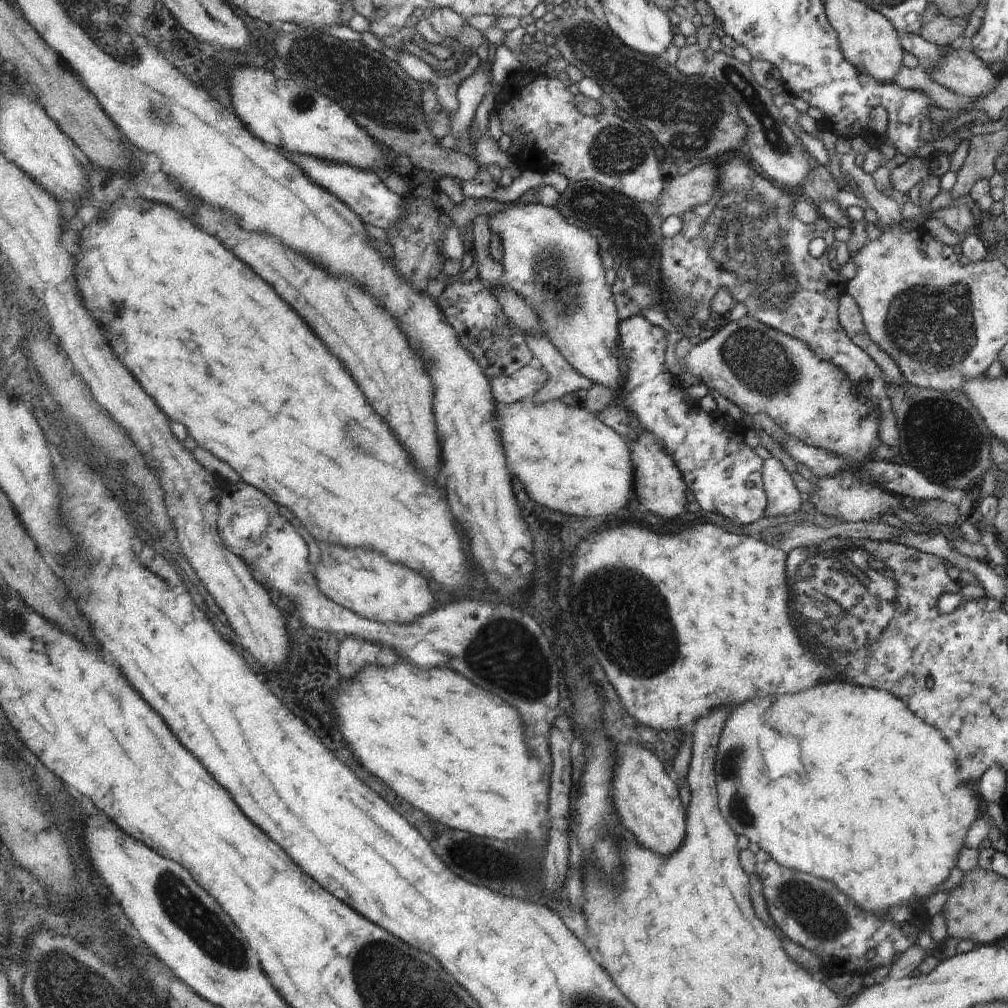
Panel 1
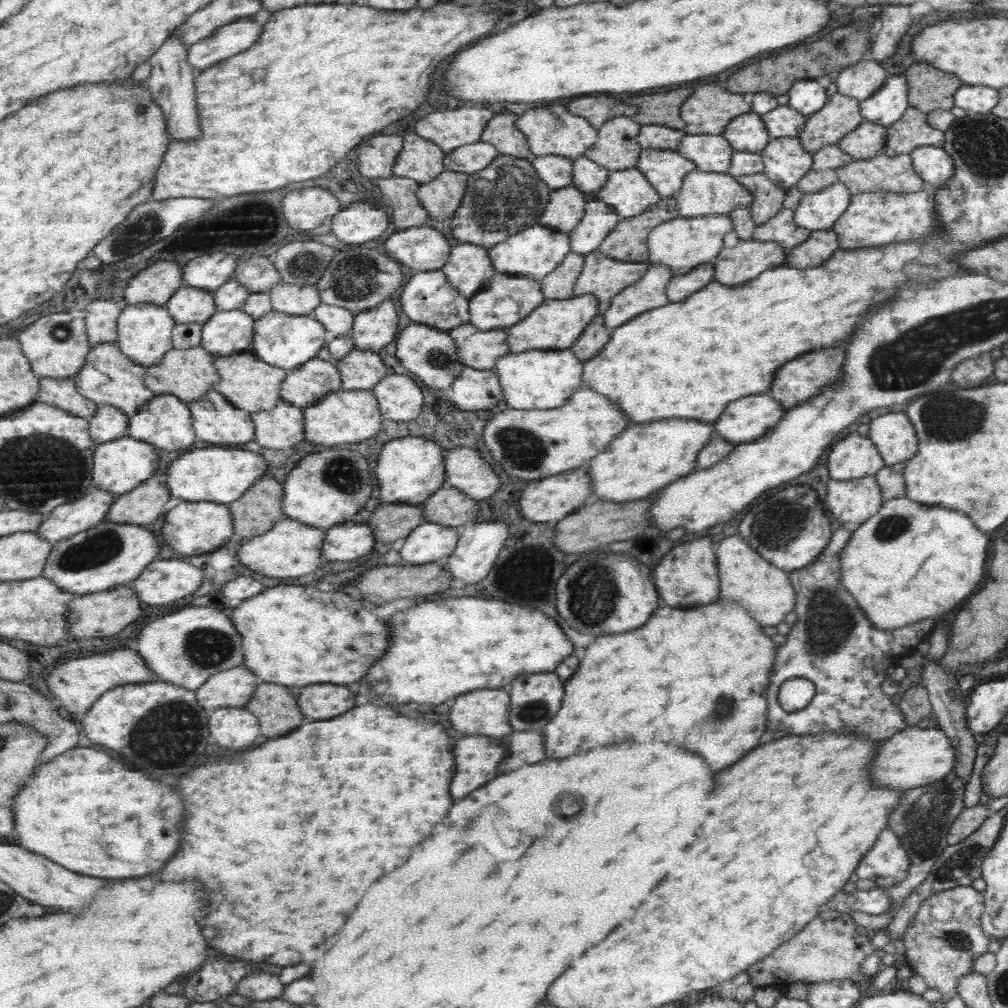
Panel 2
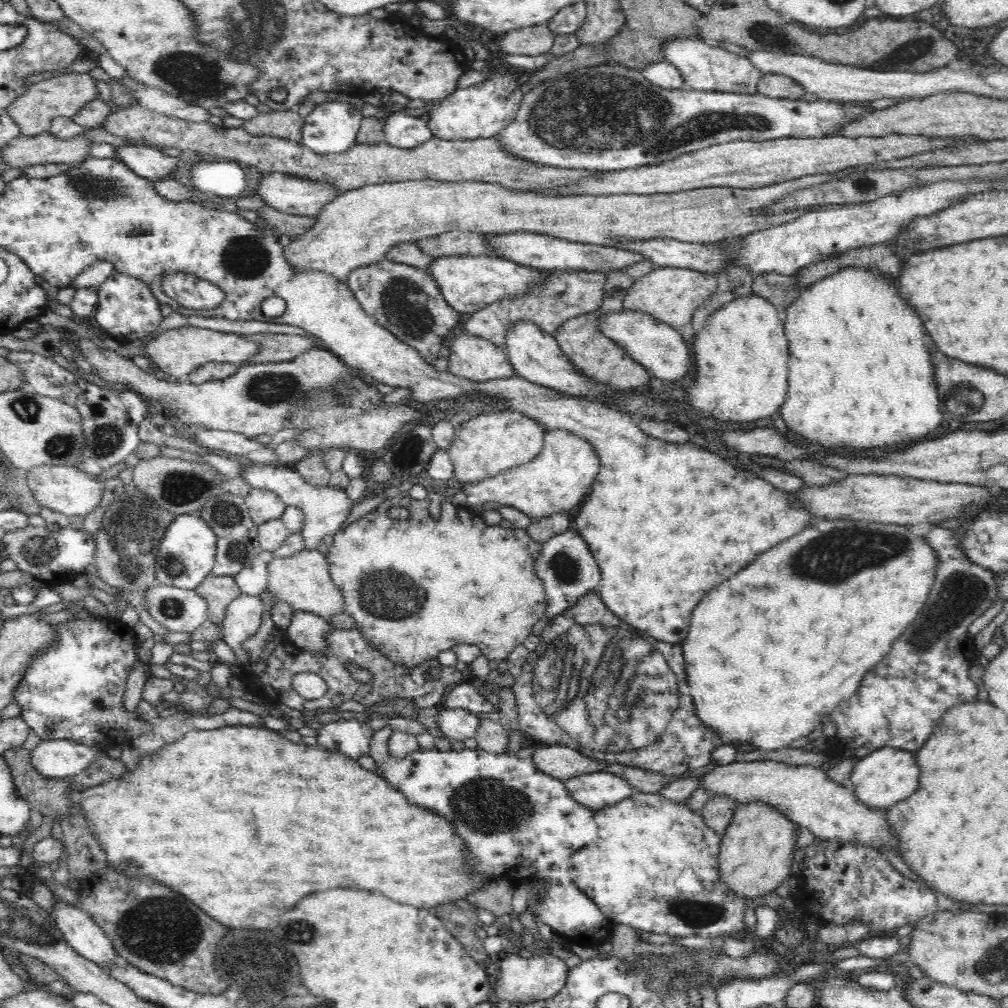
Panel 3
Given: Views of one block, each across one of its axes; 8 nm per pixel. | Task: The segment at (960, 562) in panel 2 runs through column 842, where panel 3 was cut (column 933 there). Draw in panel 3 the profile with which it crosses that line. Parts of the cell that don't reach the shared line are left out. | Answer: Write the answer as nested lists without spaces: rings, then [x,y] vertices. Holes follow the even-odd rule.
[[[820,520],[804,528],[796,536],[788,538],[786,542],[780,542],[778,546],[762,552],[752,564],[748,564],[746,568],[742,568],[732,578],[728,578],[726,582],[722,582],[706,594],[706,598],[694,610],[686,642],[680,642],[684,650],[686,676],[690,684],[692,702],[696,706],[696,716],[700,718],[704,728],[716,730],[720,738],[724,736],[722,740],[740,740],[740,744],[752,744],[762,752],[778,752],[782,748],[788,748],[794,740],[808,736],[820,724],[820,714],[830,714],[836,708],[836,704],[848,700],[858,692],[864,676],[870,672],[866,668],[882,662],[896,638],[900,638],[902,632],[918,618],[936,582],[938,564],[940,562],[936,558],[936,552],[926,542],[926,536],[916,536],[908,526],[902,524],[888,526],[880,522],[862,520]]]

